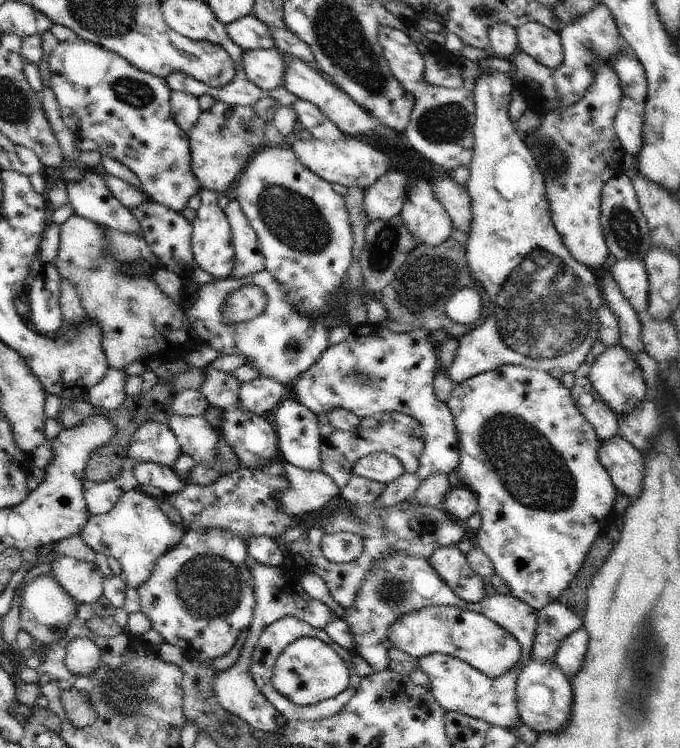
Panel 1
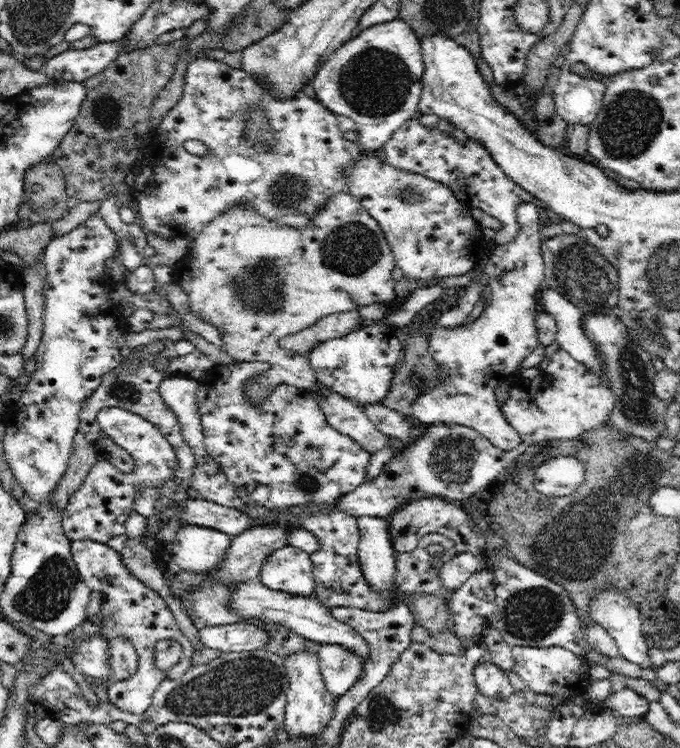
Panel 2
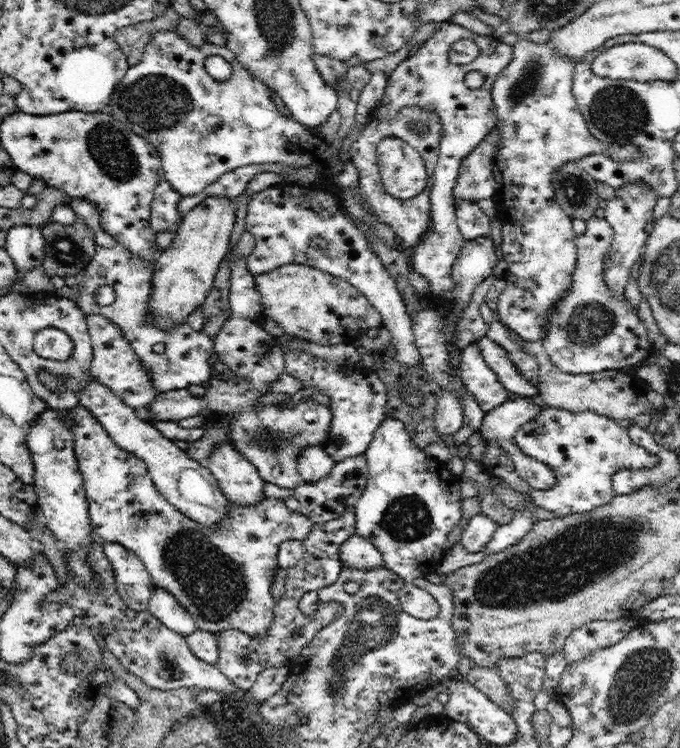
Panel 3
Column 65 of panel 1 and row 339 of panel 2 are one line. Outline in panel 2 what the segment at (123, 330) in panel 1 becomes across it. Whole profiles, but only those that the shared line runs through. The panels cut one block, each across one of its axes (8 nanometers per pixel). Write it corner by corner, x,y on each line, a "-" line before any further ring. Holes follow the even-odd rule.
338,192
336,196
332,196
328,202
324,203
324,208
312,216
312,222
308,222
304,228
291,228
284,224
279,224
269,218
264,218
256,210
253,210
251,206
232,206
230,210
222,212
220,216
216,216
210,224
206,224
202,228
202,233
194,239
191,252
188,258
184,259
176,265
176,273
173,276
173,280
181,286
181,288
188,295
189,306
191,312
197,317
200,317
202,321
212,324
222,336
222,350
228,355
234,358
236,361
246,362
267,362
269,364
268,370
262,372
262,374
256,374
254,378
245,382
243,392
248,397
248,400
252,404
259,404
259,402
266,400
266,398
273,392
273,390
282,383
300,388
311,389
317,383
316,372
311,367
309,358
306,355
301,355
293,350
288,350
280,347
280,339
284,336
290,336
290,334
298,333
318,323
320,318
328,316
328,314
334,314
342,311
349,311
352,309
358,309
360,306
368,306
375,302
382,302
390,310
393,307
396,298
399,298
394,289
395,280
392,277
392,270
395,267
395,259
392,255
392,250
388,245
385,234
382,231
378,222
374,221
374,218
370,214
366,213
366,209
362,207
360,201
356,197
345,194
344,192

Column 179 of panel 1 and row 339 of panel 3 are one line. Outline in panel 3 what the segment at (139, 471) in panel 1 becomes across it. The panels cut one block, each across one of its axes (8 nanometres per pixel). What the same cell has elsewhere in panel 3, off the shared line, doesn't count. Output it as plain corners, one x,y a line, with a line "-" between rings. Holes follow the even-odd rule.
480,337
475,340
479,346
486,364
496,373
499,383
508,392
522,394
524,396
536,396
539,389
532,384
525,376
520,376
515,364
509,359
508,353
499,344
496,344
490,337

